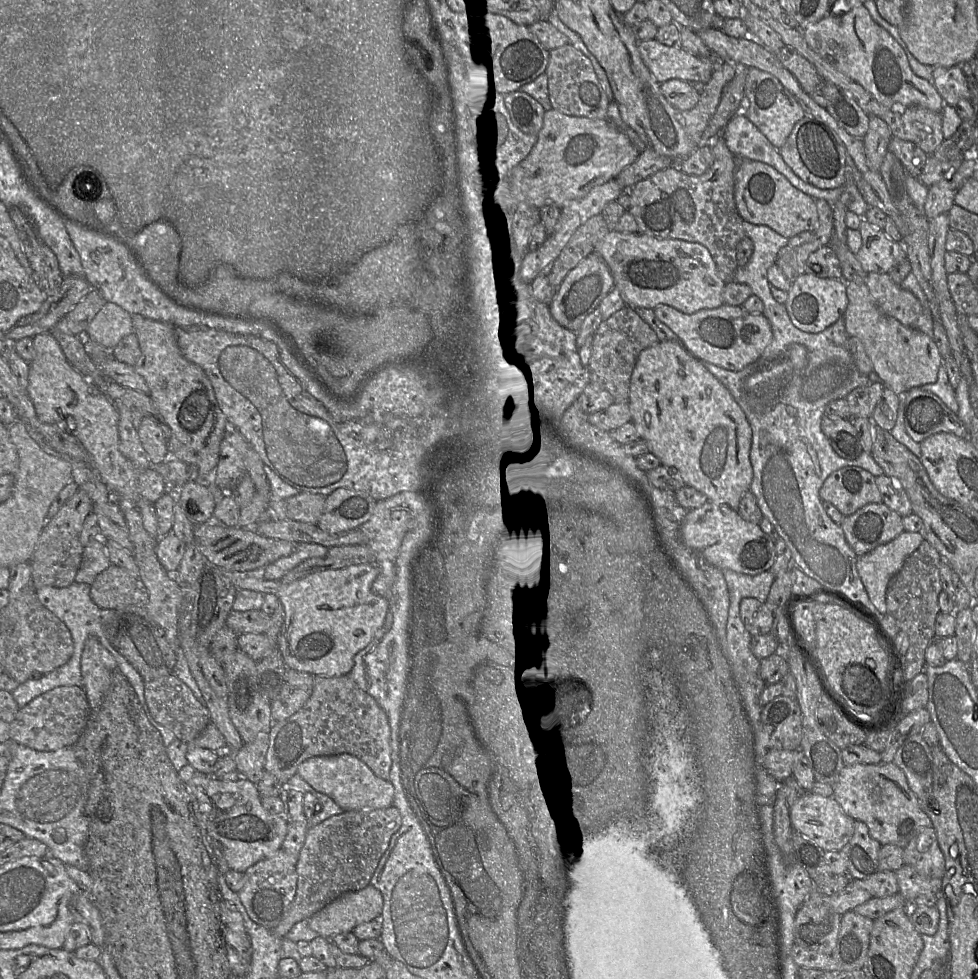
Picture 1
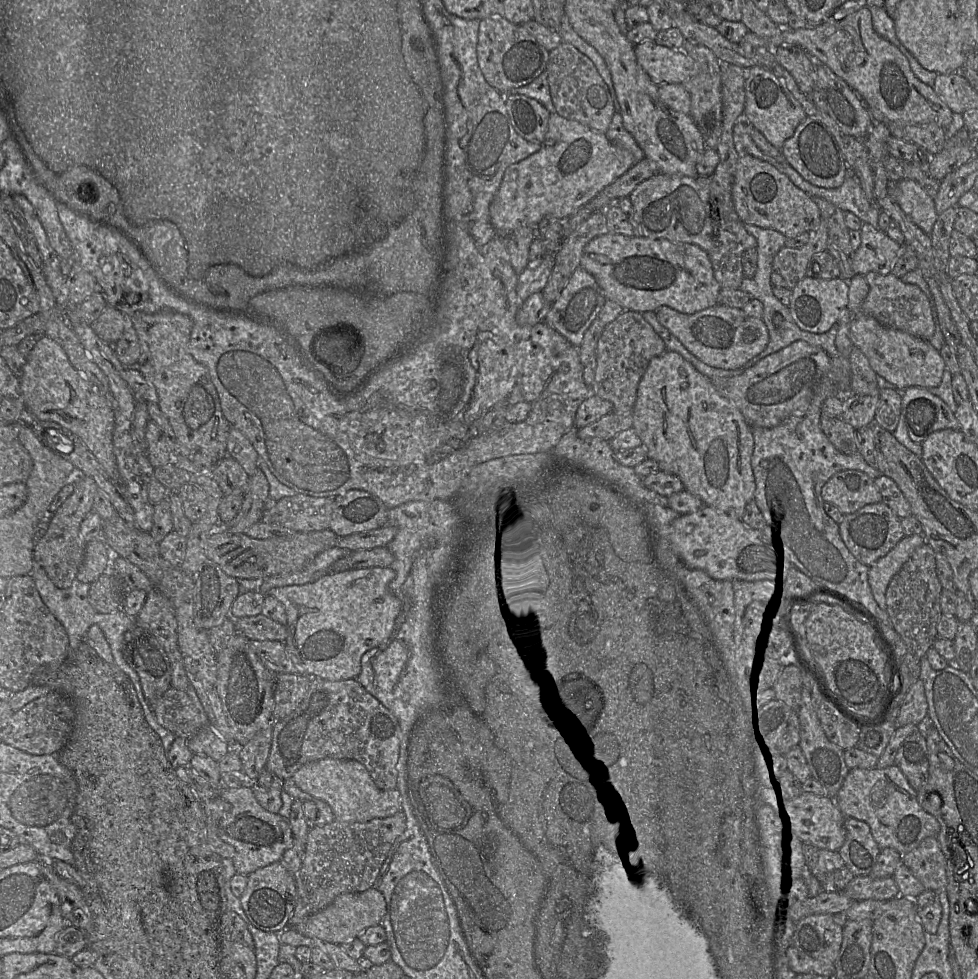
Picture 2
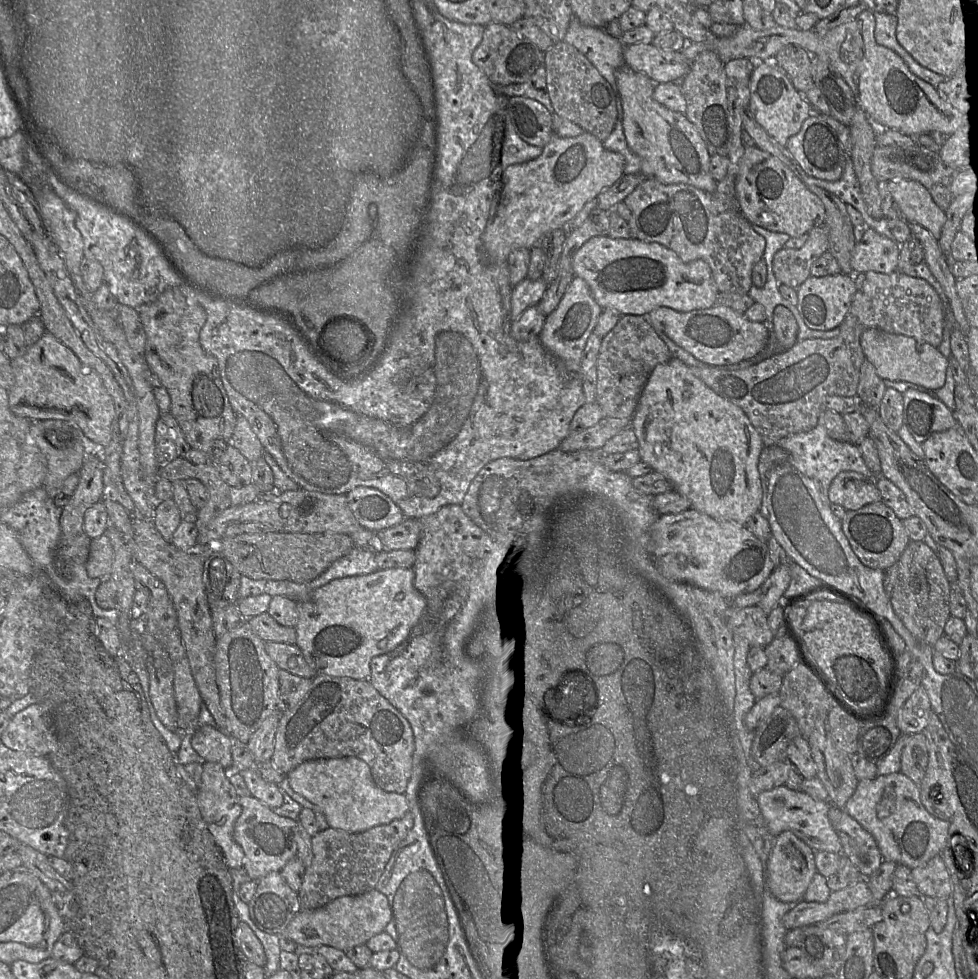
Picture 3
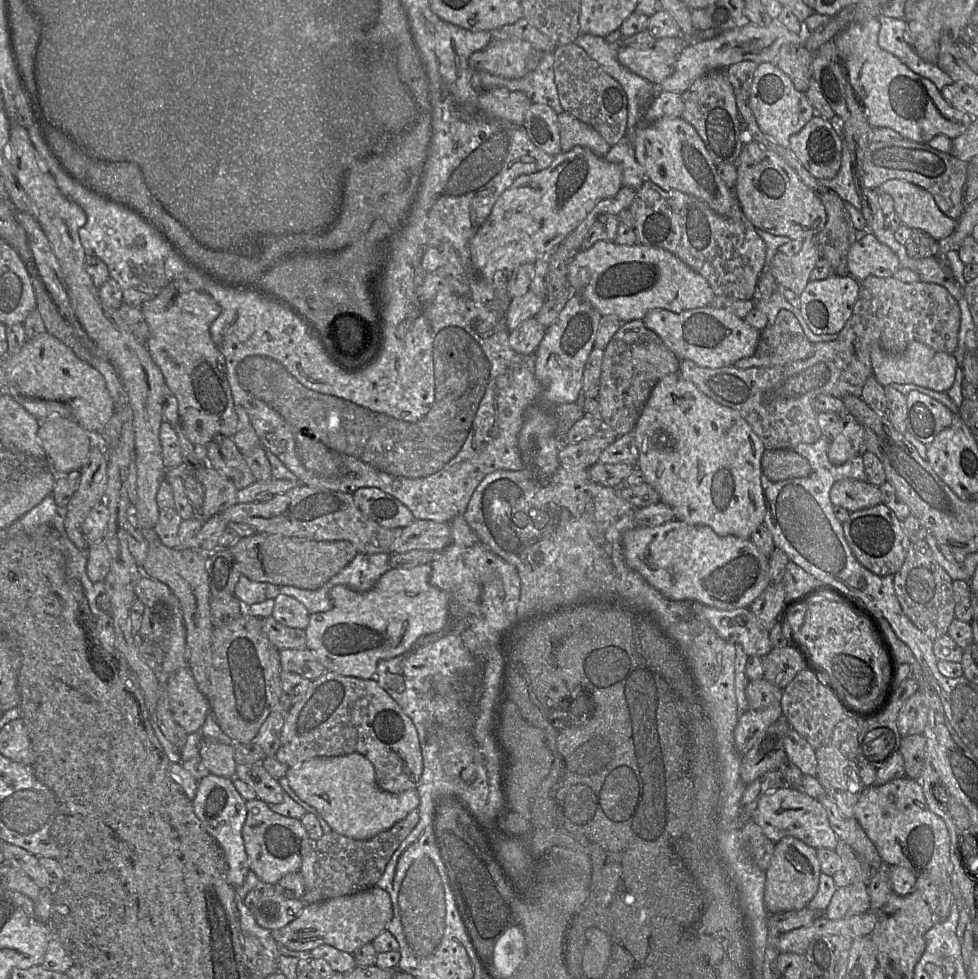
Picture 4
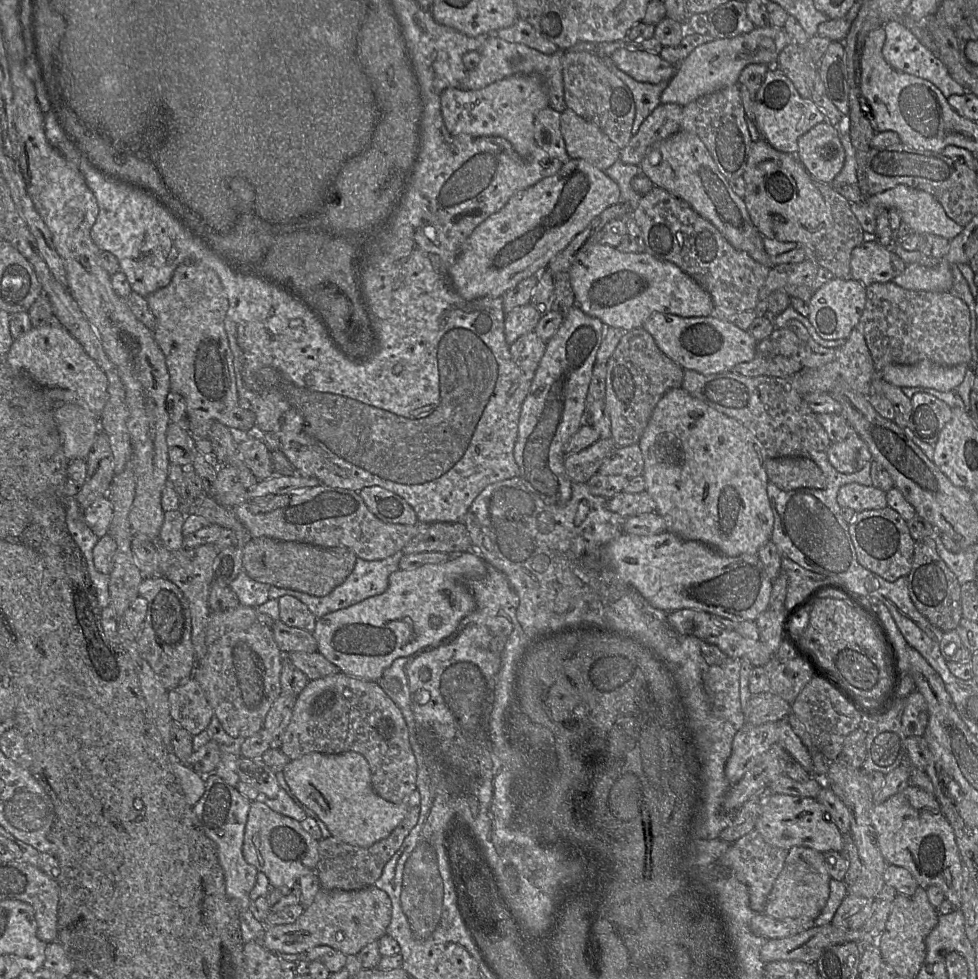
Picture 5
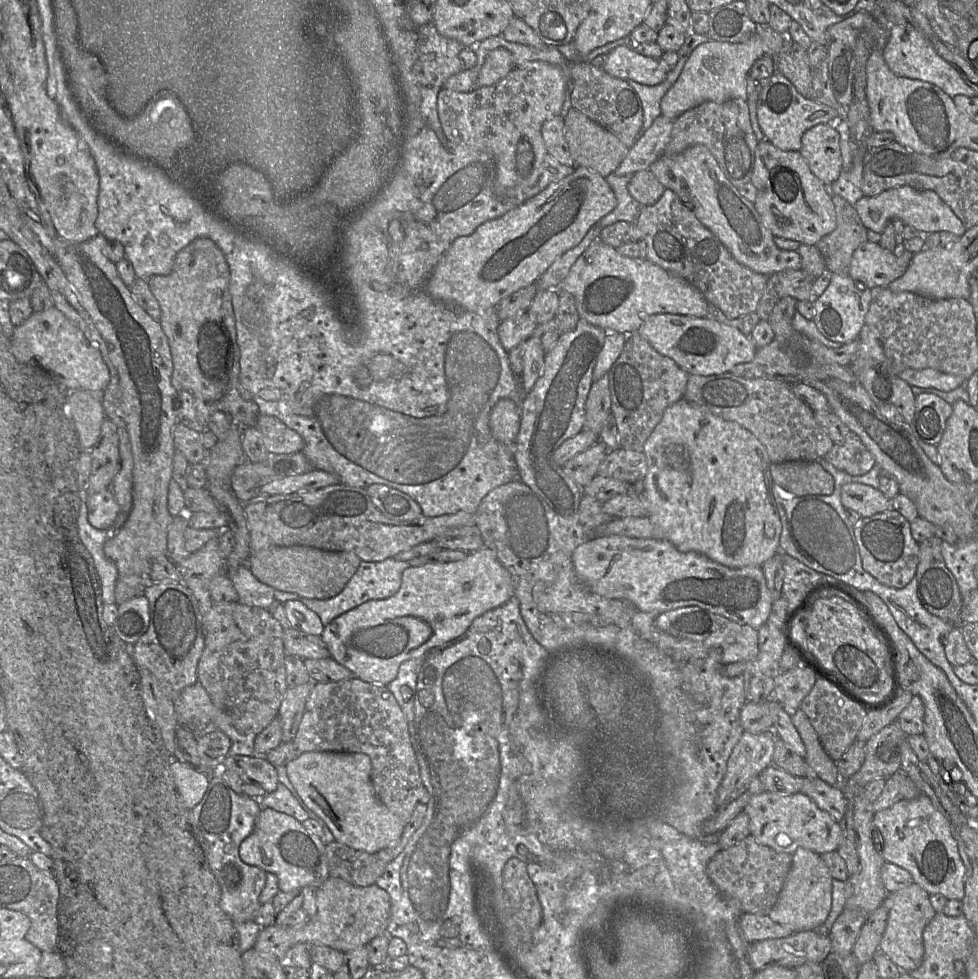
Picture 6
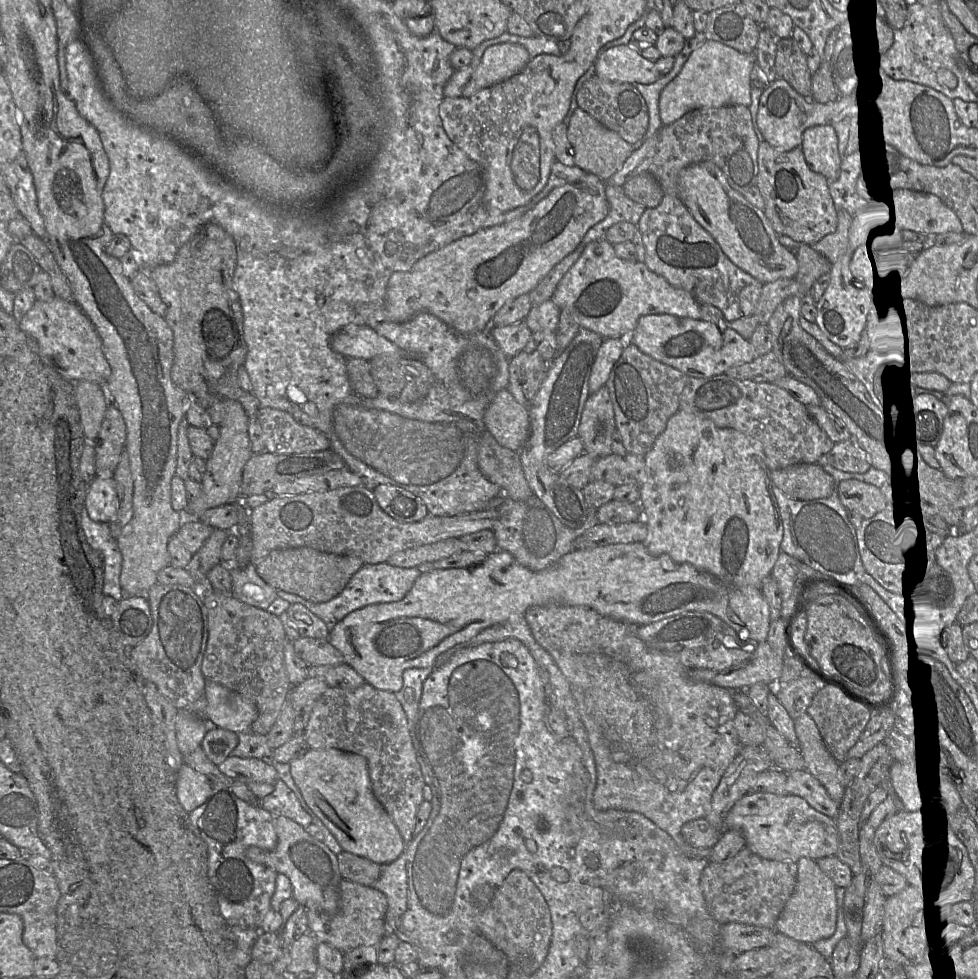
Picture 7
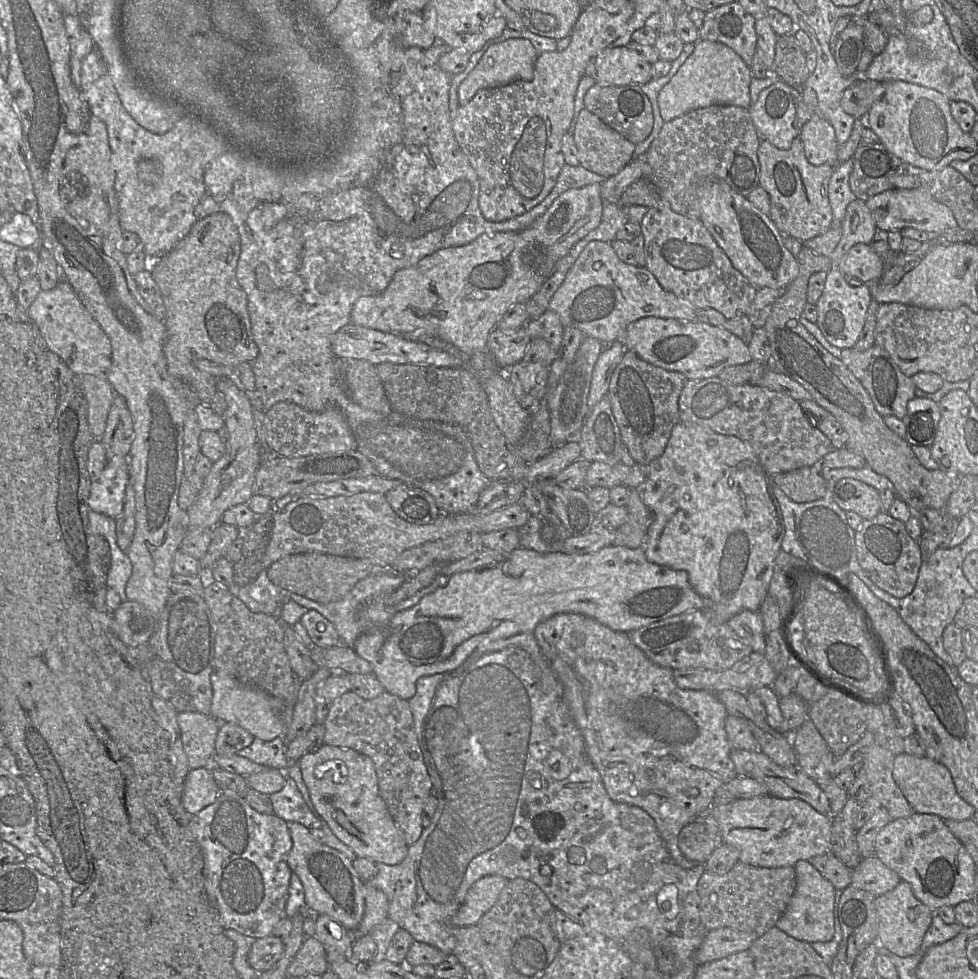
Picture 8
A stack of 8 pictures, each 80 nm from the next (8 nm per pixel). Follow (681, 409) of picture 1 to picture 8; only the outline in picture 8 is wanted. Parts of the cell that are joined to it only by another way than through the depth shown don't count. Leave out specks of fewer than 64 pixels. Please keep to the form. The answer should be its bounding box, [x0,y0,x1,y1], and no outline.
[640,421,784,623]

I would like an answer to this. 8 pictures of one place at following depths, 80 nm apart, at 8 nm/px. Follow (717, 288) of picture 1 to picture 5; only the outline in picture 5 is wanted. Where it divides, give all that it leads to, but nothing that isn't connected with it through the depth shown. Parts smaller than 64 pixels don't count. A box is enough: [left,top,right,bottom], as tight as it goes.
[569,244,714,332]

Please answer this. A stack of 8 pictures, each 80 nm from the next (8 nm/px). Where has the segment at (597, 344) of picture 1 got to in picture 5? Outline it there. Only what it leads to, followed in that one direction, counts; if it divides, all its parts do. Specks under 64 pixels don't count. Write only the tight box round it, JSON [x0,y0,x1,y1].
[604,328,684,446]

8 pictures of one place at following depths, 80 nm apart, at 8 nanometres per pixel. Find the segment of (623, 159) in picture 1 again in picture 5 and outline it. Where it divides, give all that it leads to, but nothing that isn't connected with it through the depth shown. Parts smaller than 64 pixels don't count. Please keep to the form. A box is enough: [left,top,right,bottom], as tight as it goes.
[450,159,619,300]

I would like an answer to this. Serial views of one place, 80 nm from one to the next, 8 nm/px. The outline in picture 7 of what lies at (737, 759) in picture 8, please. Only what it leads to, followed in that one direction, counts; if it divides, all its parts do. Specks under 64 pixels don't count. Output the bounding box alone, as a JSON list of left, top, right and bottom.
[786,769,839,818]

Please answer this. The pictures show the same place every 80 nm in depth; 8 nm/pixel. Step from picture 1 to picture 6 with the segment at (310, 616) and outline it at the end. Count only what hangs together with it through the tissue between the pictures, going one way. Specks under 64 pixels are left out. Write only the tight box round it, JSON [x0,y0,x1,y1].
[320,547,514,686]

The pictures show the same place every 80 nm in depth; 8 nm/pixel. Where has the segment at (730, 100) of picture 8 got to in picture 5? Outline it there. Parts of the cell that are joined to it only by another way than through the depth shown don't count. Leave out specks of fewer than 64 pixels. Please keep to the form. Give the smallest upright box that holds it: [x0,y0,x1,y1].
[661,24,792,107]

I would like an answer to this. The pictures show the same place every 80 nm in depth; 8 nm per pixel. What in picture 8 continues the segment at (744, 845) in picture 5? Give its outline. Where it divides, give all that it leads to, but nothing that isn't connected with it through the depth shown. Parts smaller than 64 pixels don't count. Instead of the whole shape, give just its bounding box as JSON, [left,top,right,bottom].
[697,861,795,936]

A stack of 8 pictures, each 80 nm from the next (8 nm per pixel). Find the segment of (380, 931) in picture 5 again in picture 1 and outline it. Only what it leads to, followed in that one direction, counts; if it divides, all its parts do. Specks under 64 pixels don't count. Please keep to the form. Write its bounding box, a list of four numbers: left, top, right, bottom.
[308,884,383,940]

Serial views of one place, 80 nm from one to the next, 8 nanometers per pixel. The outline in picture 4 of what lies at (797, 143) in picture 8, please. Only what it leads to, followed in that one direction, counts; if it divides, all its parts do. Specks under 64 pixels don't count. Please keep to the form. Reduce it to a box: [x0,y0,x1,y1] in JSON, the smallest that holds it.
[735,140,826,241]

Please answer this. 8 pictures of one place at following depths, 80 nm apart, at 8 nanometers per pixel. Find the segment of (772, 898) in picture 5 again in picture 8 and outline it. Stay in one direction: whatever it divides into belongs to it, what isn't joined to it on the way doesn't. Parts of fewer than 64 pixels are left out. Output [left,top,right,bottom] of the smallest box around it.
[776,860,836,943]

